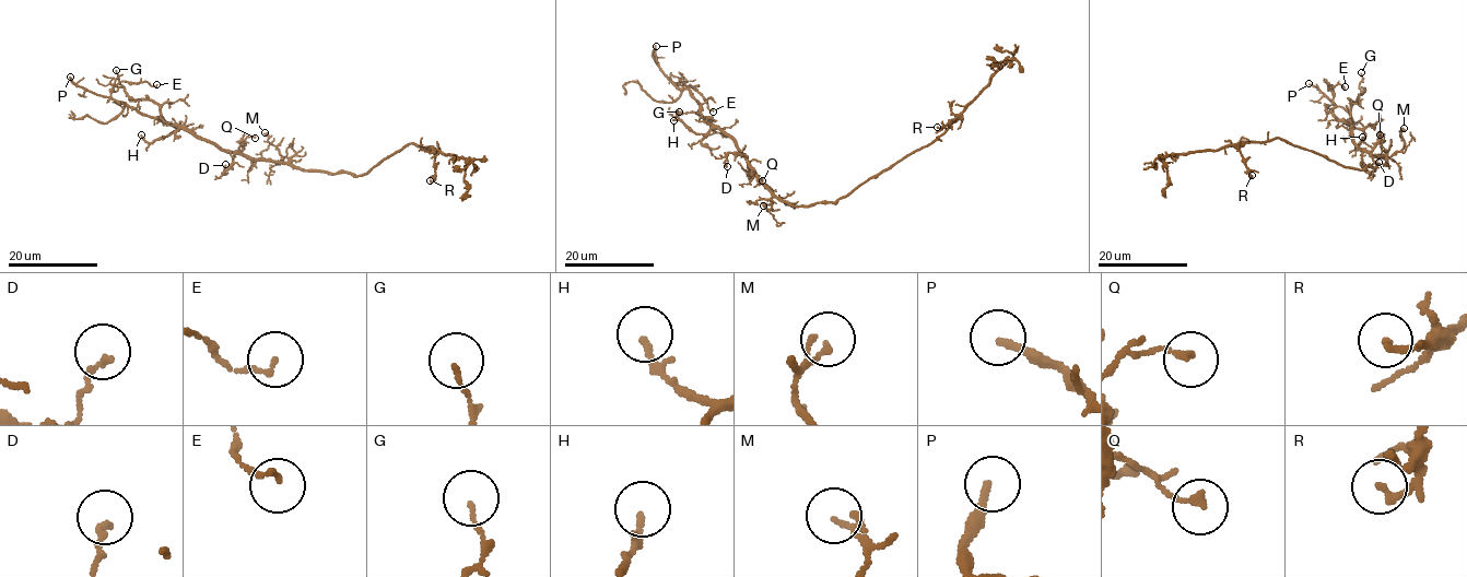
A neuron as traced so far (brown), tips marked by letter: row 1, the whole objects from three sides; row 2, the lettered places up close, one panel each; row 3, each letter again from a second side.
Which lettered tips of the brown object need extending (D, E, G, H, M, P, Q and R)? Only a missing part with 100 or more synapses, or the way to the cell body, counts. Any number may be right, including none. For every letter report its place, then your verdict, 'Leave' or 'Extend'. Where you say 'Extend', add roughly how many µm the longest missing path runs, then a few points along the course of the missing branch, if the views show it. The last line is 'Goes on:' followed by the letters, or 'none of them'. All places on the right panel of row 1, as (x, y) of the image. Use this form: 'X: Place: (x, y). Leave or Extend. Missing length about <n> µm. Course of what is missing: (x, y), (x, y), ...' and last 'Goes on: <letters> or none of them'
D: Place: (1379, 162). Leave
E: Place: (1345, 86). Leave
G: Place: (1361, 72). Leave
H: Place: (1362, 137). Leave
M: Place: (1404, 128). Leave
P: Place: (1309, 83). Extend. Missing length about 15 µm. Course of what is missing: (1309, 83), (1291, 75), (1290, 63), (1300, 47), (1306, 45)
Q: Place: (1380, 134). Leave
R: Place: (1252, 175). Leave
Goes on: P

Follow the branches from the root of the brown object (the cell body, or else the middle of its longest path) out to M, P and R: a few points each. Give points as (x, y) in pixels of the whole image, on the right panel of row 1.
M: (1381, 165), (1387, 166), (1386, 159), (1404, 146), (1399, 133), (1404, 128)
P: (1381, 165), (1387, 166), (1387, 159), (1359, 150), (1351, 126), (1336, 118), (1331, 110), (1335, 104), (1309, 83)
R: (1381, 165), (1361, 169), (1346, 167), (1317, 152), (1275, 138), (1246, 142), (1240, 146), (1243, 163), (1252, 175)

